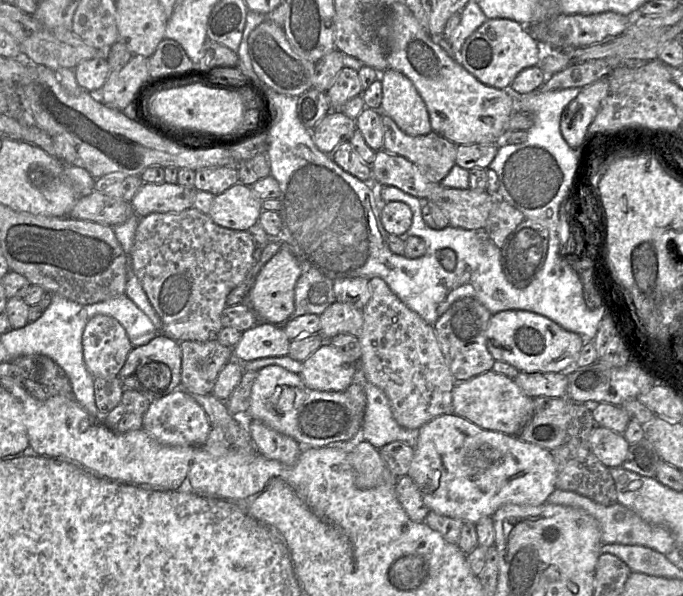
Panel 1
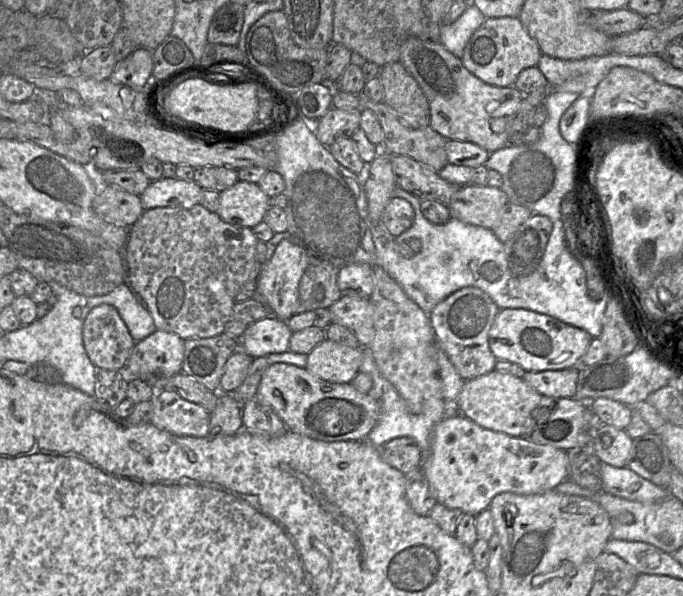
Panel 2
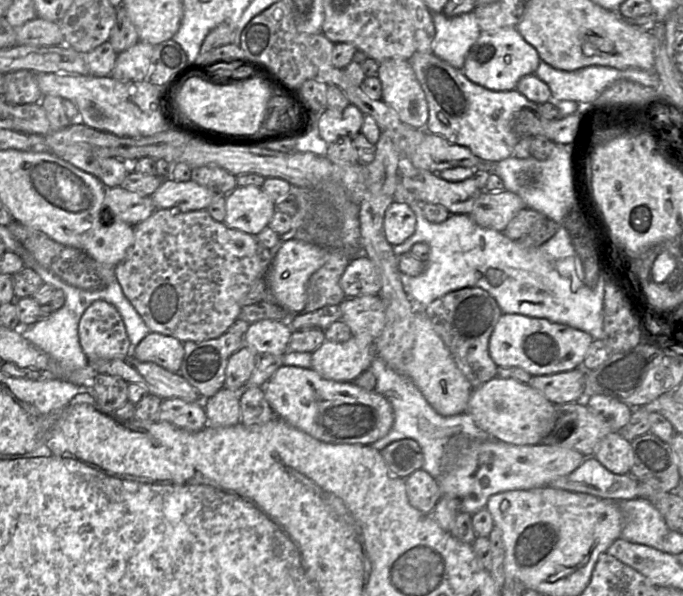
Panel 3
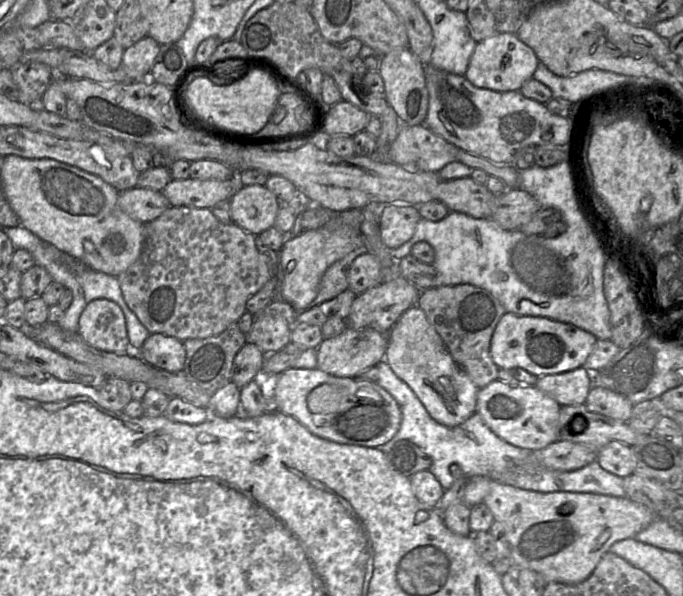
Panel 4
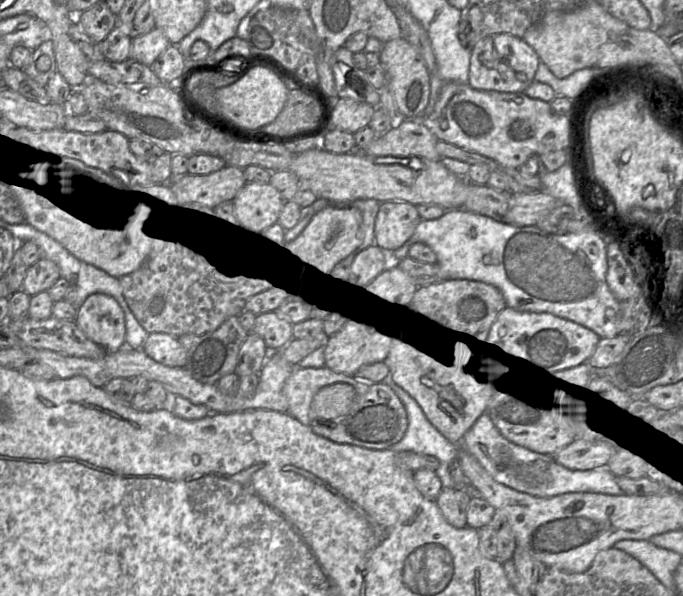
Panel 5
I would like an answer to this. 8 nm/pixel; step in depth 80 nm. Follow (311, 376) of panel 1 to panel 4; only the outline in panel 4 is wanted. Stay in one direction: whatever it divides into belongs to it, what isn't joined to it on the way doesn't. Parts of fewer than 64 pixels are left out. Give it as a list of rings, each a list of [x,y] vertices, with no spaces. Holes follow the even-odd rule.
[[[348,326],[341,334],[324,338],[317,348],[317,368],[336,377],[356,378],[357,375],[384,360],[388,335],[372,328],[354,329]]]

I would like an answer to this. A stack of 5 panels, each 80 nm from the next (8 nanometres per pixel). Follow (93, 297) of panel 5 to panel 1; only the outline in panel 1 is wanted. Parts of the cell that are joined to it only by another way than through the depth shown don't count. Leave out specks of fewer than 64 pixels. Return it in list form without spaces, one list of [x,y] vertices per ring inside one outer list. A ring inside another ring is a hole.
[[[102,314],[87,322],[82,346],[84,362],[94,378],[117,376],[133,348],[119,321]]]

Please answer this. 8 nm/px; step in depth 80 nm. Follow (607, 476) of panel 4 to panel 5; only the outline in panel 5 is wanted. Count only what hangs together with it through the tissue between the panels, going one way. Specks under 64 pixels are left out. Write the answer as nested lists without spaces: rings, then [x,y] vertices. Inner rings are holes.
[[[390,377],[386,382],[405,407],[408,427],[403,438],[389,449],[392,451],[410,451],[436,457],[440,465],[435,471],[444,488],[455,487],[450,473],[450,465],[458,460],[460,447],[444,437],[426,418],[418,403]],[[486,412],[465,433],[461,447],[476,457],[495,481],[531,496],[548,498],[573,492],[623,494],[615,476],[605,467],[589,470],[568,469],[560,465],[553,455],[538,453],[509,441],[496,428]]]

